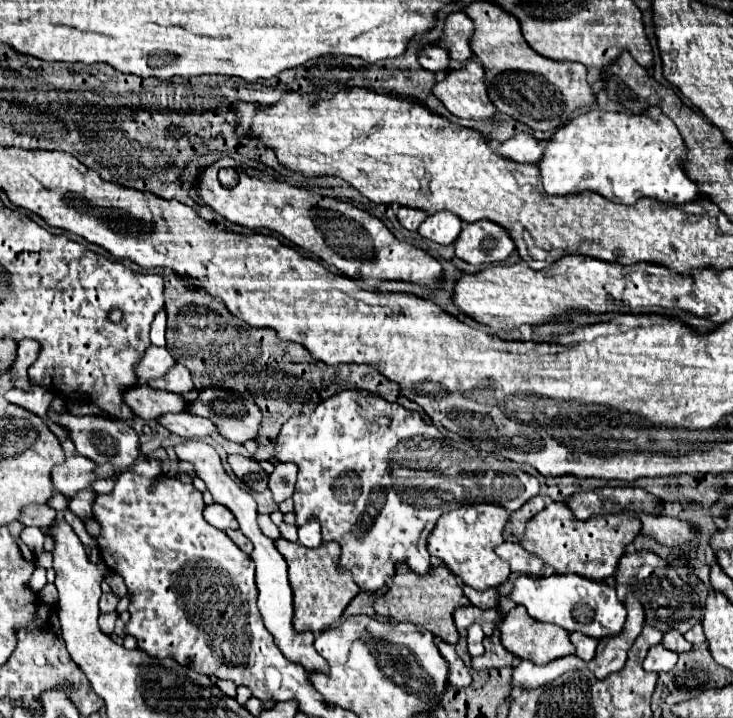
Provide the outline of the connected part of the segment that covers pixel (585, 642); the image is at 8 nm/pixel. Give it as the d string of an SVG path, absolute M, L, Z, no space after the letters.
M571 633L571 643L575 645L577 649L577 657L583 659L583 661L591 661L593 655L595 655L595 647L597 647L597 639L591 639L591 637L585 637L583 633Z

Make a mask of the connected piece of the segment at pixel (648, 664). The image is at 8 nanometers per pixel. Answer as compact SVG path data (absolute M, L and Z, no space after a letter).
M661 643L651 647L647 657L645 657L645 669L647 671L655 671L655 673L661 673L661 671L671 671L677 663L677 653L665 649Z

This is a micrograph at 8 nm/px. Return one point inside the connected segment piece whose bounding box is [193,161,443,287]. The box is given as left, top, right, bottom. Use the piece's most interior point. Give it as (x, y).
(322, 227)

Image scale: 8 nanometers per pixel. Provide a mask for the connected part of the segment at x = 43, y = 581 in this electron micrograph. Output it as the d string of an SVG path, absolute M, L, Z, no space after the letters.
M37 567L35 569L35 573L33 573L33 579L29 581L29 585L31 585L31 589L37 593L37 591L41 591L45 585L47 585L47 571L43 569L43 567Z

